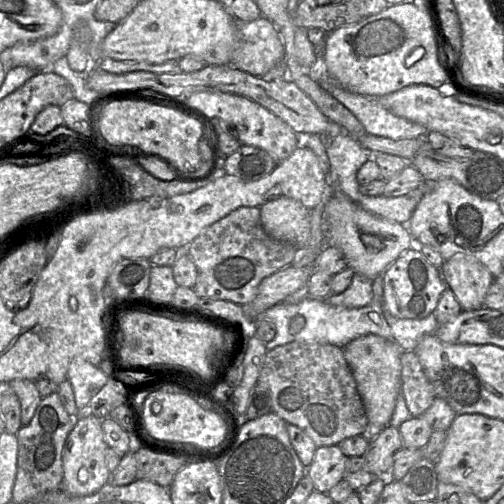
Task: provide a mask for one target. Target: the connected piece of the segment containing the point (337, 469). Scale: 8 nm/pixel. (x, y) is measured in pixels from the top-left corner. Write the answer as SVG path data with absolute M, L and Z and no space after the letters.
M337 445L316 449L313 461L306 471L315 491L327 493L344 479L346 458Z

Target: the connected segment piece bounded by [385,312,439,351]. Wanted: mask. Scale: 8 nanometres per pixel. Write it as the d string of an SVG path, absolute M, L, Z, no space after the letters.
M385 312L385 319L391 328L394 341L403 351L414 351L420 340L425 335L434 333L439 326L434 314L422 319L402 319Z

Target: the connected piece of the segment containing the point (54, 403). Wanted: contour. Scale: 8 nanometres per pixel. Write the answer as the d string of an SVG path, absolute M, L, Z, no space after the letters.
M59 394L43 397L31 421L17 432L17 472L12 501L23 503L47 492L60 489L63 480L62 450L76 420L64 408Z

